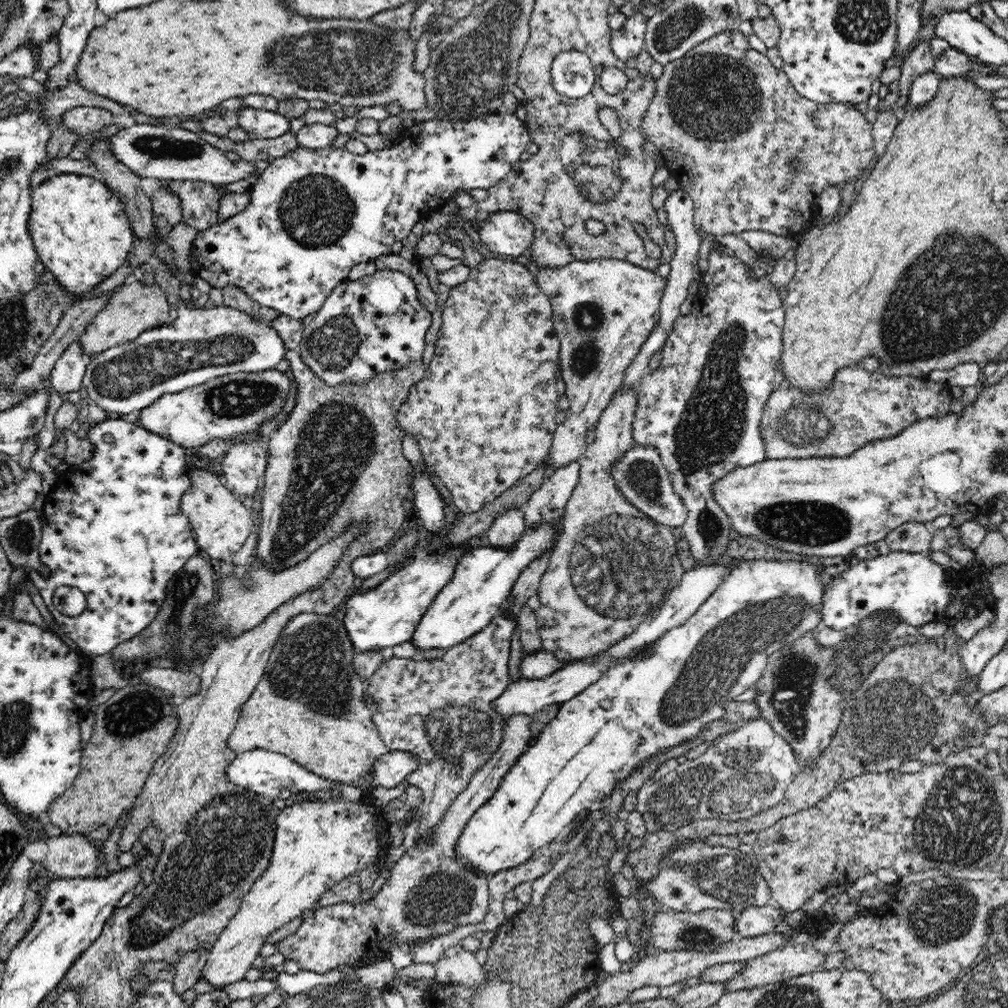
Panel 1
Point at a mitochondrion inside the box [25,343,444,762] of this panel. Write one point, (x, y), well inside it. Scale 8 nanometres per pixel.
(338, 440)

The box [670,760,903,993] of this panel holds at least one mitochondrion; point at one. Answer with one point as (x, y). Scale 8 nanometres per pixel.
(690, 934)

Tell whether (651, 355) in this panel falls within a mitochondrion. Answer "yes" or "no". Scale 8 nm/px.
no

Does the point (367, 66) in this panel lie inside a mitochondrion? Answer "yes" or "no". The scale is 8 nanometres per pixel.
yes

